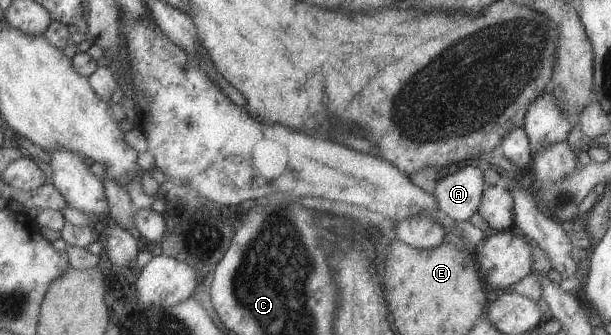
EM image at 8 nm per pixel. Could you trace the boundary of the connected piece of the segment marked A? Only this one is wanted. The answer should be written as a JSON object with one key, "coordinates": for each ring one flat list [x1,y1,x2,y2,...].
{"coordinates":[[466,165,437,180,433,196,444,215,455,221,469,220,477,212,486,189,483,170]]}

